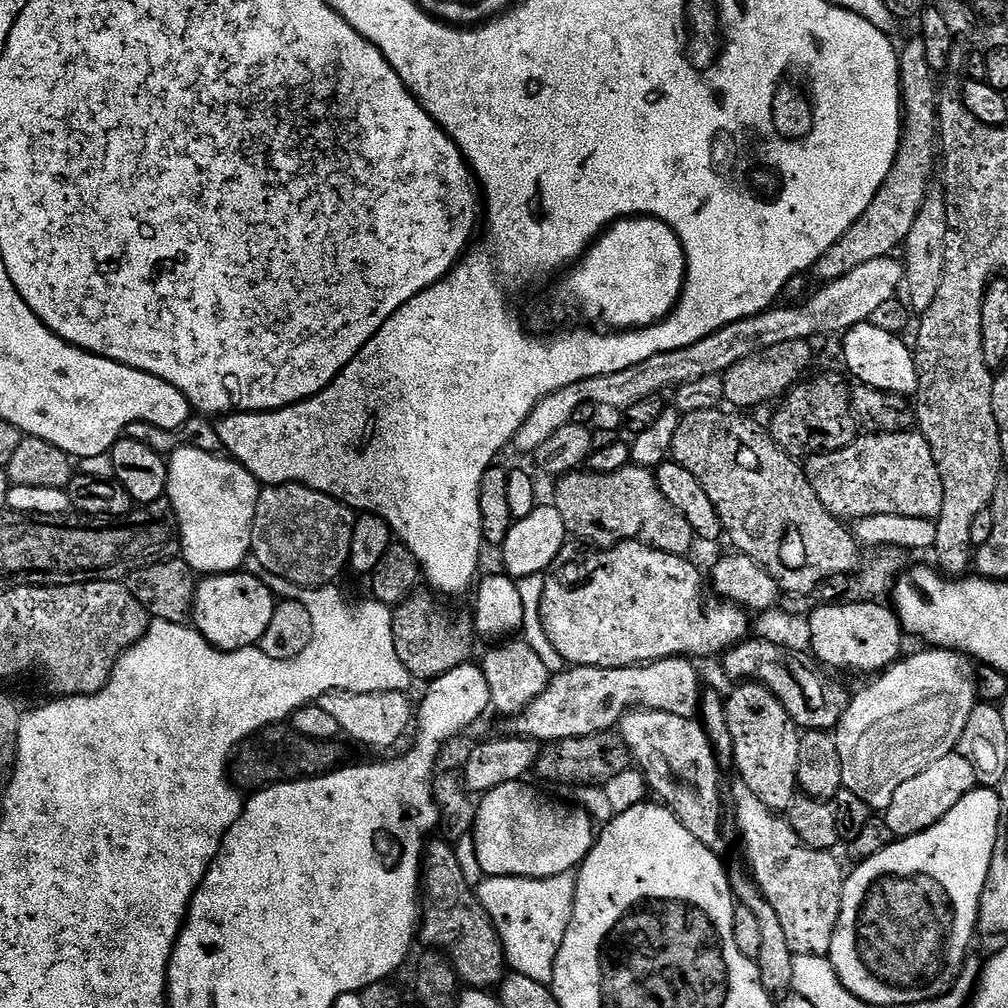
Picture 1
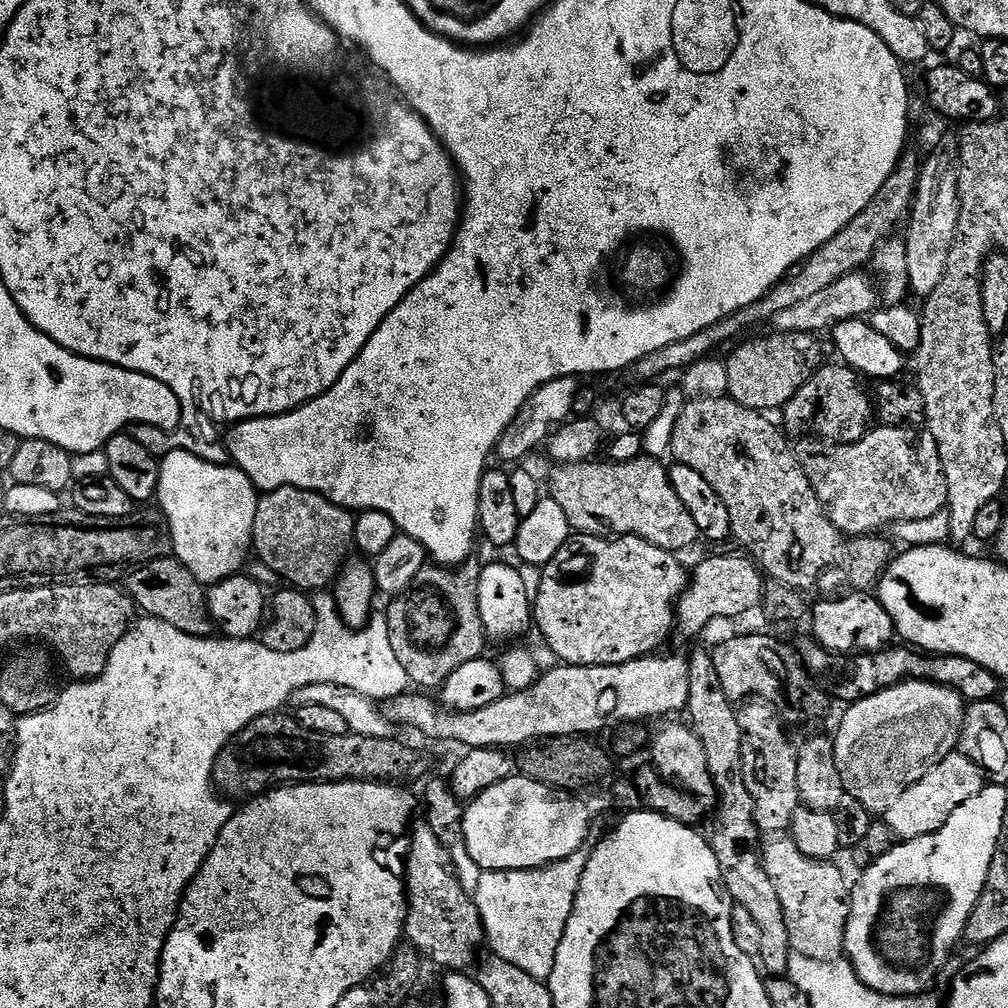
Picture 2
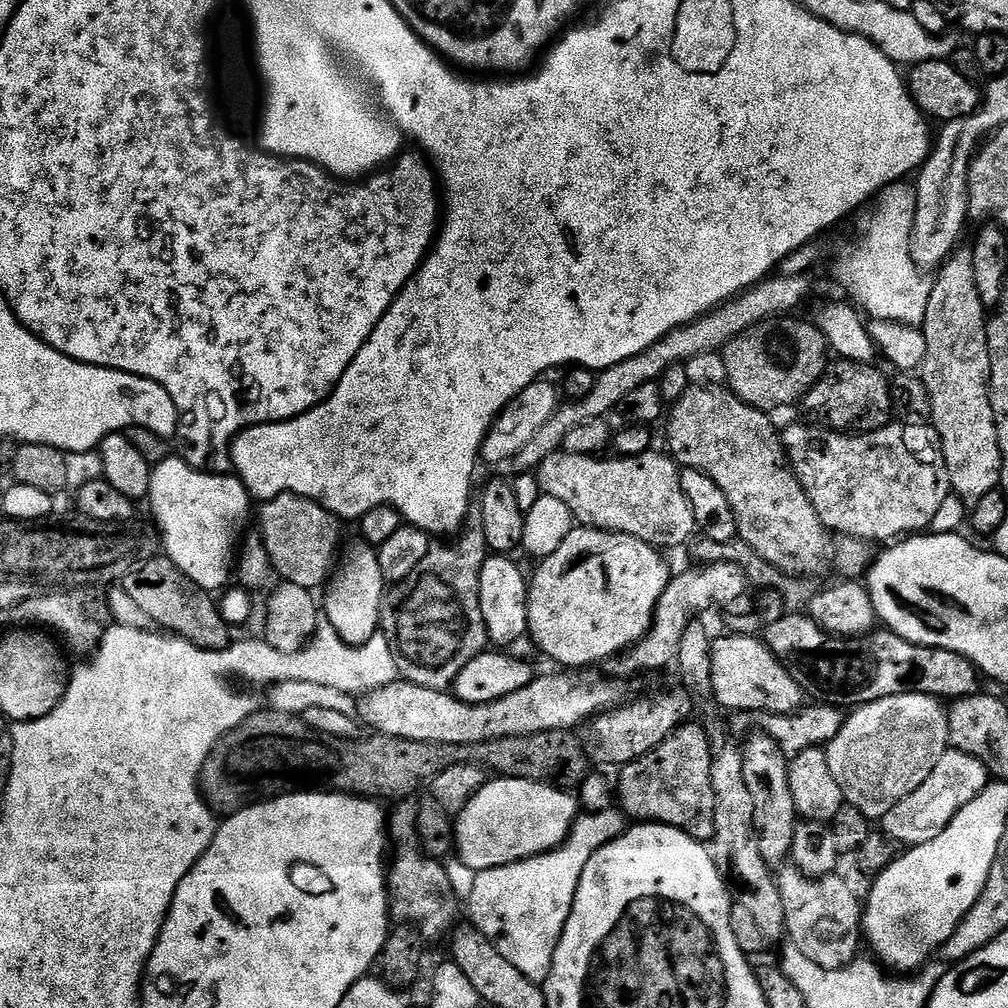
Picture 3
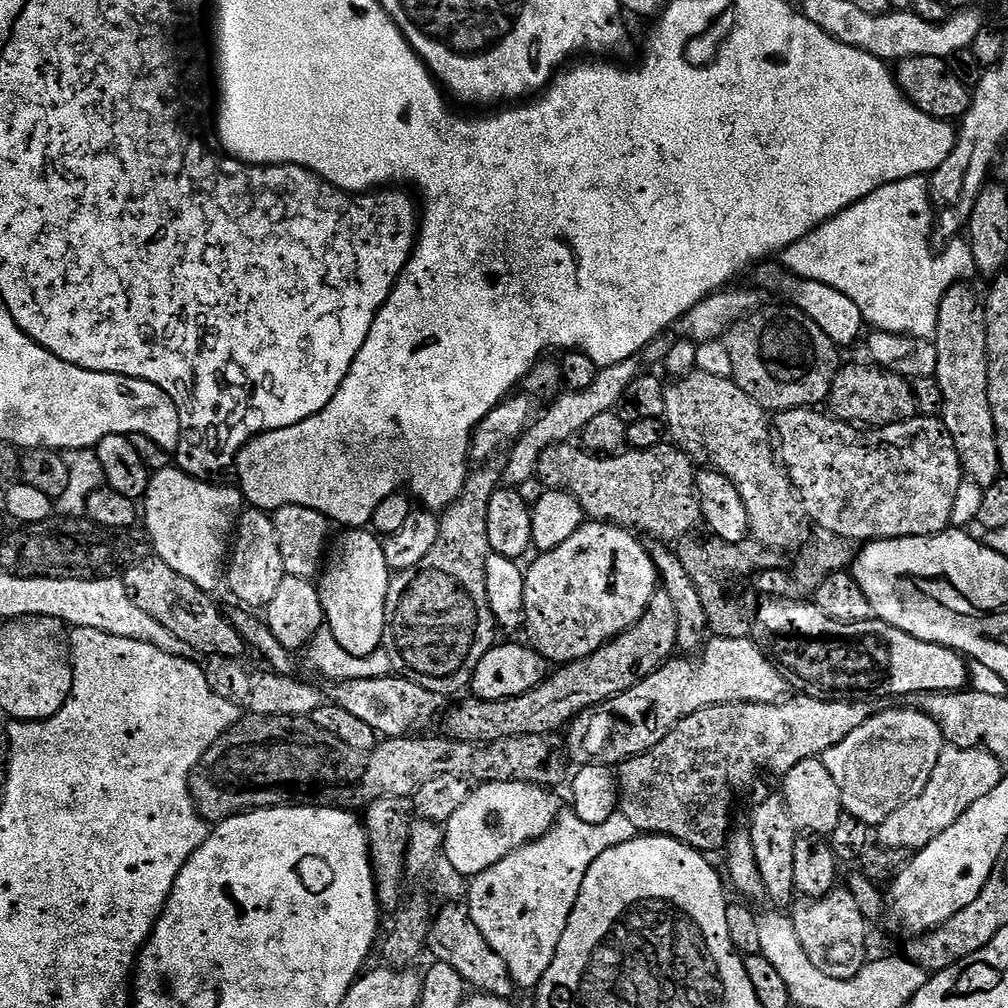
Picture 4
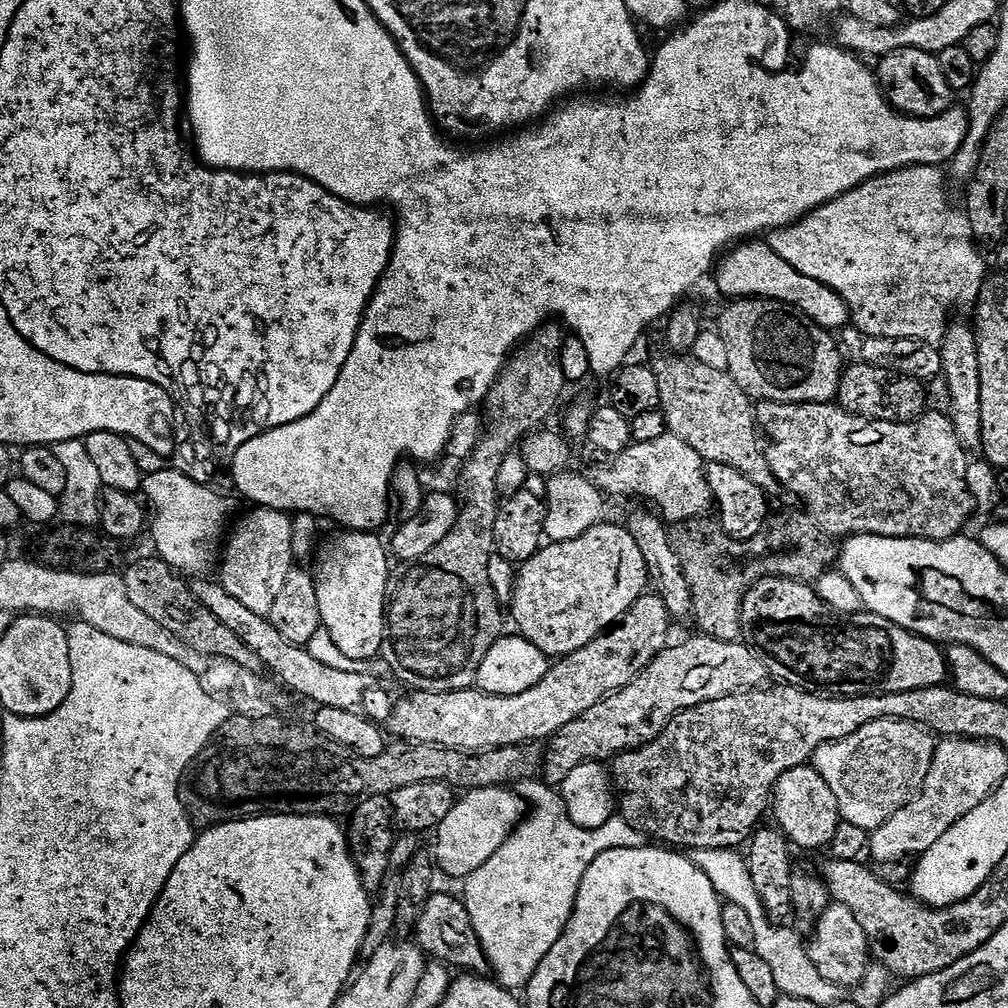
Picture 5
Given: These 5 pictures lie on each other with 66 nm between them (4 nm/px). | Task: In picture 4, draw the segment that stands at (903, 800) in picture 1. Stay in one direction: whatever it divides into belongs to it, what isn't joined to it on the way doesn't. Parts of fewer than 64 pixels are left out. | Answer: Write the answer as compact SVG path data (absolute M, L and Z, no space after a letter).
M945 746L938 758L938 766L934 766L934 774L930 774L930 782L926 782L926 790L918 794L910 802L898 806L894 814L886 817L875 829L874 836L882 848L907 848L919 850L926 847L938 834L950 830L978 798L986 798L994 786L1005 779L1006 773L1000 768L998 758L994 758L983 748L954 748Z

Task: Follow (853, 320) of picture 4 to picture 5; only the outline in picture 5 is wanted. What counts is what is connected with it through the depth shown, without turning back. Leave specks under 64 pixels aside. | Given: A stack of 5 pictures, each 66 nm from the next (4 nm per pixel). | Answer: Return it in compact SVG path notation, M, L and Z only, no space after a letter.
M752 238L741 242L731 249L719 261L714 272L716 288L722 295L732 300L773 300L786 306L794 306L802 310L808 318L818 322L830 333L839 333L839 328L849 327L850 317L846 302L830 286L822 282L814 282L814 278L806 278L786 258L772 249L771 243L760 238Z

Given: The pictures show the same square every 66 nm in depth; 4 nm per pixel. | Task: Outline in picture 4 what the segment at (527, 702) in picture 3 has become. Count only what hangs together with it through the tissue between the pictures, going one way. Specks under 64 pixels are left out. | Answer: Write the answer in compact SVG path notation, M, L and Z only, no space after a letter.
M382 674L378 678L362 678L361 680L341 680L339 682L333 683L331 685L331 688L332 688L332 696L330 692L331 703L337 704L338 706L342 706L342 710L346 710L349 712L349 714L354 714L355 716L357 716L360 721L366 722L373 728L375 732L377 732L377 734L384 738L391 738L393 736L406 736L415 733L417 730L420 730L420 729L415 730L415 728L420 728L423 726L423 724L430 723L431 720L434 719L435 716L439 714L440 707L442 707L441 708L442 712L442 709L445 707L446 704L445 697L440 696L436 692L426 690L422 686L418 686L418 682L410 682L405 678L405 676L398 676L395 674Z

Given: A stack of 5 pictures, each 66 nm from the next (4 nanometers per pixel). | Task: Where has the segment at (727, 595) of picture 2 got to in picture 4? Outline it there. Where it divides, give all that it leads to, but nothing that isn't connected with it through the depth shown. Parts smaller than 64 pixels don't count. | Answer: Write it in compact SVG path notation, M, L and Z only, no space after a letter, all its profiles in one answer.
M658 590L650 598L650 606L646 606L642 618L633 628L628 628L586 658L571 660L568 664L557 667L556 673L541 680L537 688L531 688L526 694L516 696L513 700L467 698L457 708L449 707L447 735L453 740L483 744L511 736L547 736L559 733L560 727L563 729L571 725L580 713L619 692L638 686L638 682L650 678L650 674L657 672L667 660L673 659L677 651L677 634L678 618L674 614L674 602L670 600L670 594Z

